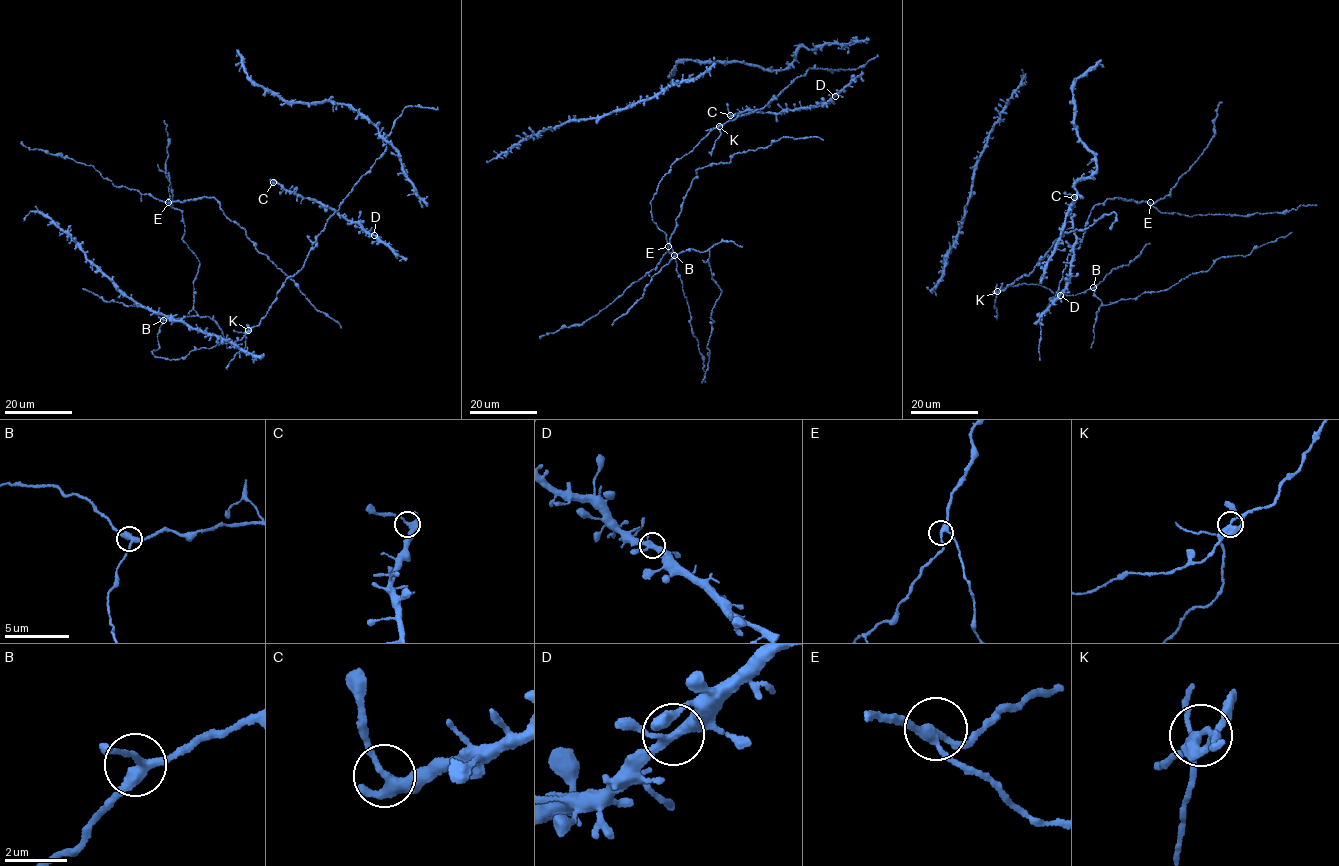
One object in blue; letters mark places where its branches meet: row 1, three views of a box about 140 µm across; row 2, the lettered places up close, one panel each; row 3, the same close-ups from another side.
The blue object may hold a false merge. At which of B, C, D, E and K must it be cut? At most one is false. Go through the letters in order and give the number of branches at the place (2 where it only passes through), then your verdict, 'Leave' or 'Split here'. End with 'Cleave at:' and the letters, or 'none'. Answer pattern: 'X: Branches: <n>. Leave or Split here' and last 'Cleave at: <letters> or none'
B: Branches: 3. Leave
C: Branches: 3. Leave
D: Branches: 3. Leave
E: Branches: 3. Leave
K: Branches: 3. Split here
Cleave at: K

